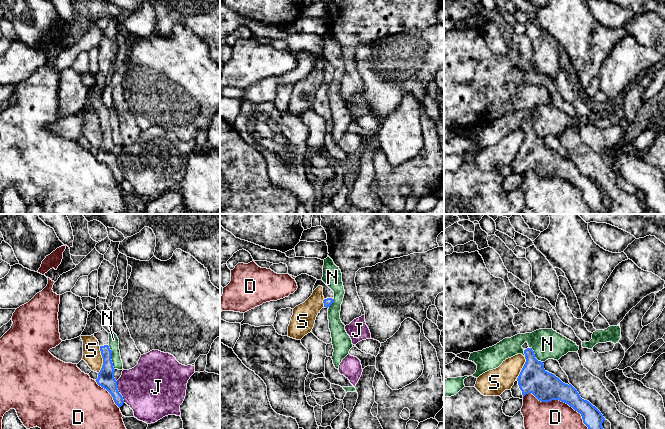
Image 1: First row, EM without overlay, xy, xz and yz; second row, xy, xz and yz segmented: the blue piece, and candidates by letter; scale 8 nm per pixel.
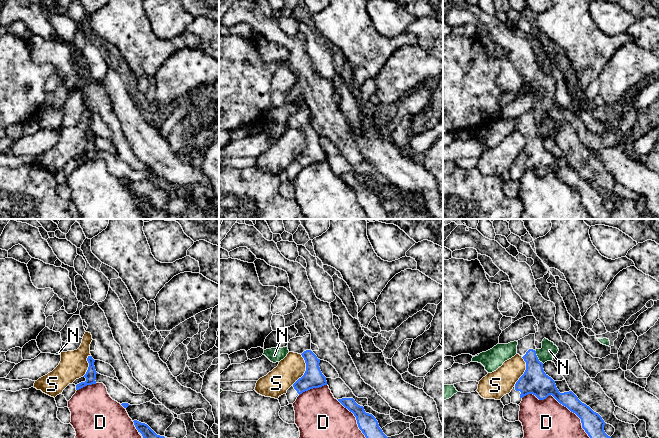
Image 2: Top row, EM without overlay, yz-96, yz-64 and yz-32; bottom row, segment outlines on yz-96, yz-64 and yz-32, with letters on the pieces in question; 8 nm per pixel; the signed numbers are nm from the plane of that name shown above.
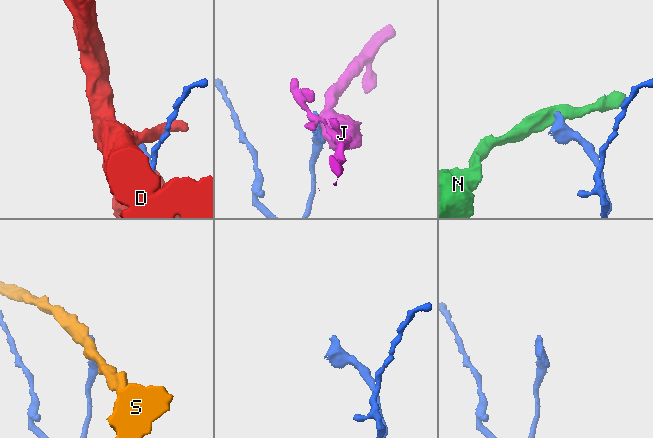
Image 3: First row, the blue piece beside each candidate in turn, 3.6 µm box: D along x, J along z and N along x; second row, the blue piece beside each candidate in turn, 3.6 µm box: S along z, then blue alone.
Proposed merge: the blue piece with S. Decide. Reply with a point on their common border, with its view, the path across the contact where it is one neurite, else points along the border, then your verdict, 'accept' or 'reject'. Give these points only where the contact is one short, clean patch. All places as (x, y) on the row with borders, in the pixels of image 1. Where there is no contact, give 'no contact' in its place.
xy (103, 360) | along xy (100, 346), (102, 367), (98, 373) | reject

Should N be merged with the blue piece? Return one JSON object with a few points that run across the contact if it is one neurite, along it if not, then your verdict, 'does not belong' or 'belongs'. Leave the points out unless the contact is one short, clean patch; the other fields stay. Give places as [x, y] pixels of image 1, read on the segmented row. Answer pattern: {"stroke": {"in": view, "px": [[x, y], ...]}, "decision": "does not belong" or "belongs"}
{"stroke": {"in": "xy", "px": [[108, 346], [114, 369]]}, "decision": "does not belong"}

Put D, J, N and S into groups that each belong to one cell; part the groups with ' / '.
D / J / N / S

